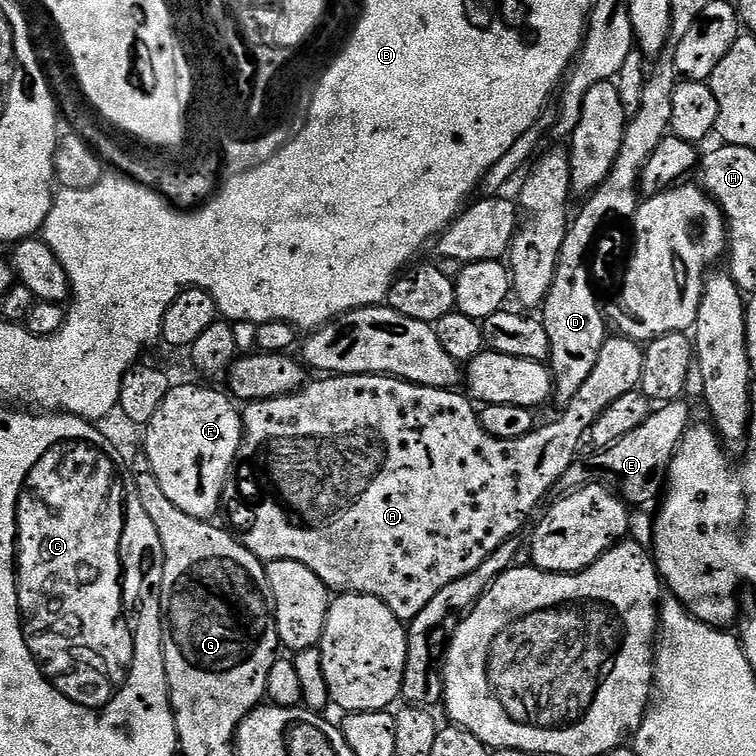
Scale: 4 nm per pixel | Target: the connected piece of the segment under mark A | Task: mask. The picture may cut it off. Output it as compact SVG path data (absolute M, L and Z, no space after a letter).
M609 335L598 354L598 362L594 362L590 378L582 382L578 394L574 394L571 402L561 411L564 413L553 424L548 424L545 428L537 427L517 440L503 440L486 434L473 401L463 391L427 388L421 384L412 384L408 380L399 380L397 376L328 374L323 378L316 378L313 384L312 381L305 383L304 387L297 388L288 396L251 401L242 412L244 437L236 455L236 463L224 480L223 511L228 511L228 520L232 523L231 531L235 539L259 560L302 562L310 566L310 570L314 570L314 574L318 574L318 578L322 578L322 582L333 593L360 592L364 596L376 596L386 606L390 606L392 613L400 620L410 621L422 611L426 602L430 602L430 598L434 598L434 594L438 594L438 590L442 590L442 586L450 586L450 582L470 574L470 570L478 570L478 566L482 566L482 562L486 562L486 558L490 558L490 554L494 554L498 546L518 536L517 533L523 530L524 523L533 519L532 511L543 502L552 487L555 489L559 485L568 467L577 460L581 451L580 443L583 440L585 443L602 410L606 410L610 402L618 402L622 394L630 394L639 389L643 361L644 348L637 341L631 340L629 336Z

